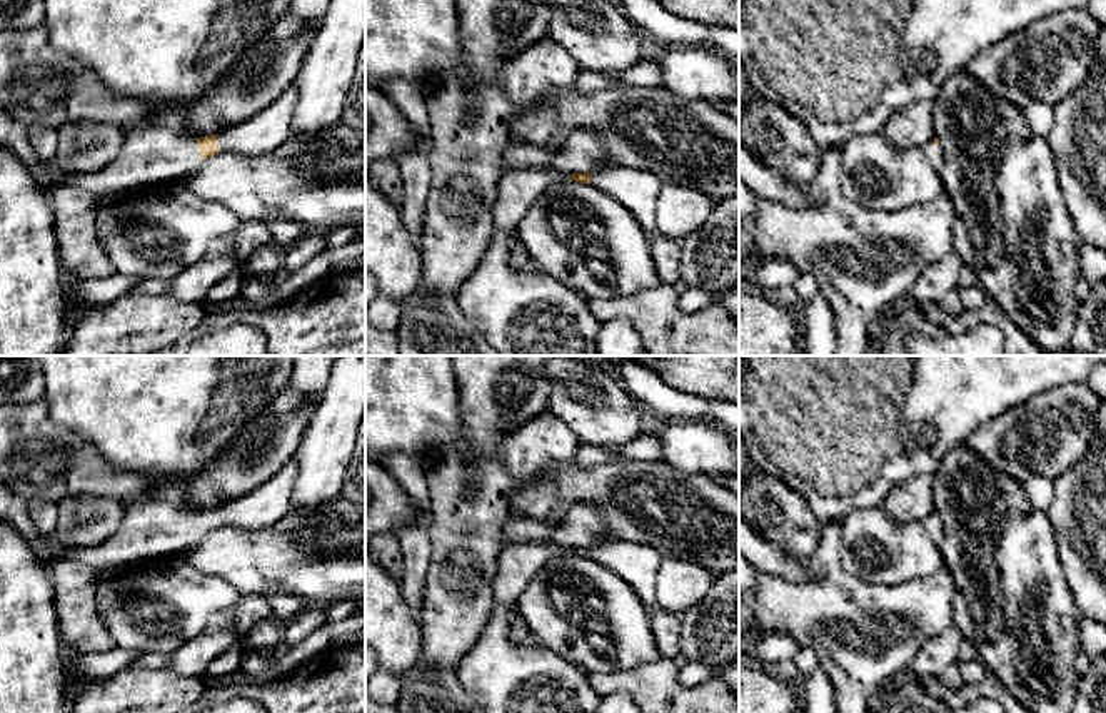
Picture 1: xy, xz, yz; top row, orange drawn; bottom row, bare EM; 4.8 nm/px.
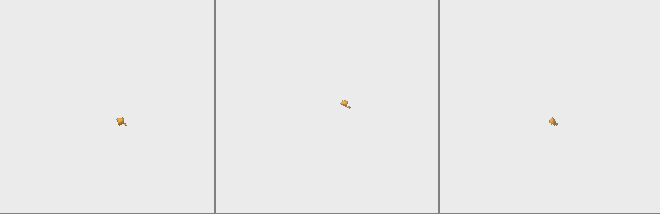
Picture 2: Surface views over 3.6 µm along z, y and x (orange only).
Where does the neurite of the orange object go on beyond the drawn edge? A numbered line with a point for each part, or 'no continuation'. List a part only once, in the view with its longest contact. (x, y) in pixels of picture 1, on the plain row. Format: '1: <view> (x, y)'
1: xy (266, 505)
2: xy (152, 528)

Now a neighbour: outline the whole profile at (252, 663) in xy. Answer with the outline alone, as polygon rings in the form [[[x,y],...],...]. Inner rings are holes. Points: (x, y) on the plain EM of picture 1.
[[[247,651],[240,663],[240,671],[249,676],[262,676],[274,668],[274,658],[265,658],[255,651]]]

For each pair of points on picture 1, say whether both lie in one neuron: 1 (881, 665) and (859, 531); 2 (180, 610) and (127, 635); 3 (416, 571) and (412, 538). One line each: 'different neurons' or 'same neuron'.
1: different neurons
2: same neuron
3: same neuron

